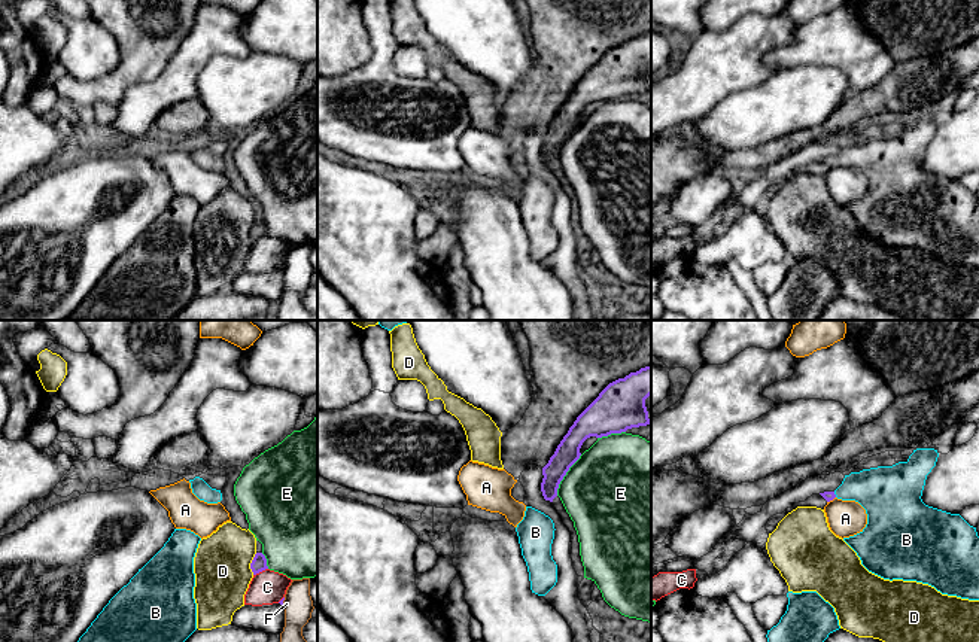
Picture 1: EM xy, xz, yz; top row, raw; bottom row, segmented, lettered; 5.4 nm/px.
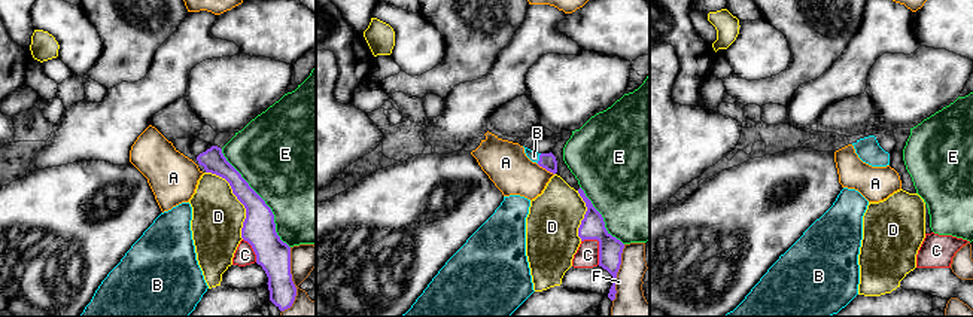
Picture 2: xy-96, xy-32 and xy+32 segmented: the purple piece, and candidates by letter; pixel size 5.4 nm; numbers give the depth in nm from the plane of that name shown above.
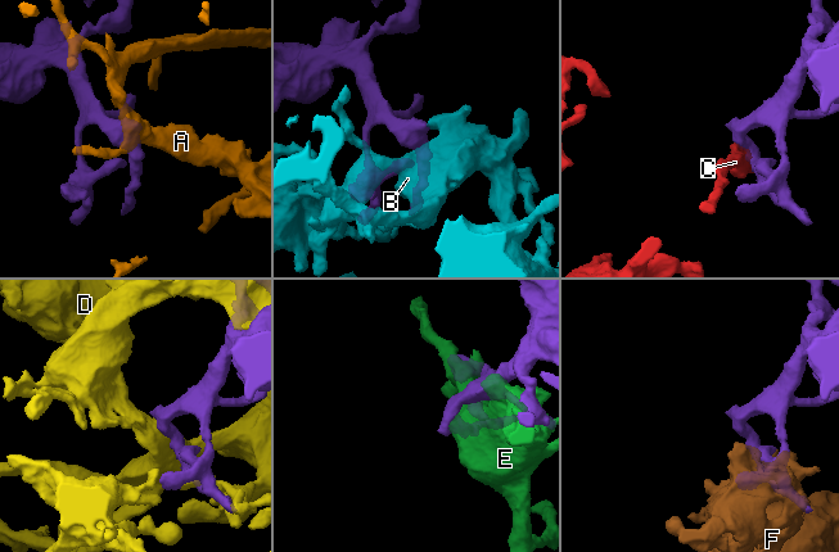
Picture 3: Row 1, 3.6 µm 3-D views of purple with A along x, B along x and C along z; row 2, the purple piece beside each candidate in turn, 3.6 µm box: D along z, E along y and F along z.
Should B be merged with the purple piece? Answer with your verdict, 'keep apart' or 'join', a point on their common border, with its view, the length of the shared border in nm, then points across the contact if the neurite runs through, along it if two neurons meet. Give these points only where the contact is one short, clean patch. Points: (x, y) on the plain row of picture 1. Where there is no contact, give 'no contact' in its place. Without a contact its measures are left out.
join; meets purple in yz at (835, 161); contact 40 nm long; runs through yz (829, 163), (835, 161), (847, 157), (881, 157)

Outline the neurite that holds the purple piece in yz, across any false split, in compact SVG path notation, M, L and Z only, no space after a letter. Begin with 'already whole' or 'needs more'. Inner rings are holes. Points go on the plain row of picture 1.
needs more | M916 115L906 128L893 133L878 133L845 142L834 158L820 159L827 168L834 164L858 168L867 180L866 194L843 207L857 219L861 231L884 246L916 247L934 253L942 261L979 267L979 203L960 180L951 180L922 168L927 142L936 133L939 119L934 115Z

